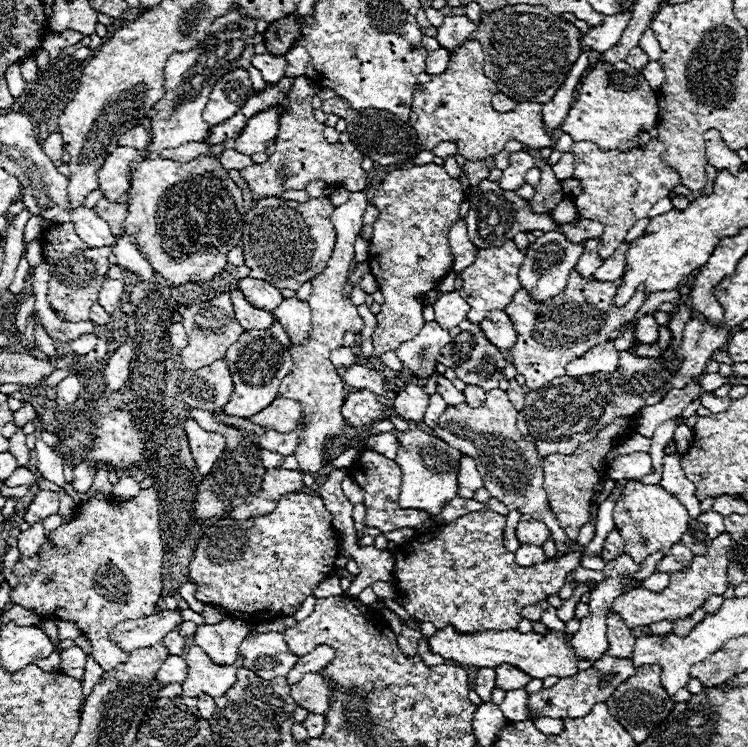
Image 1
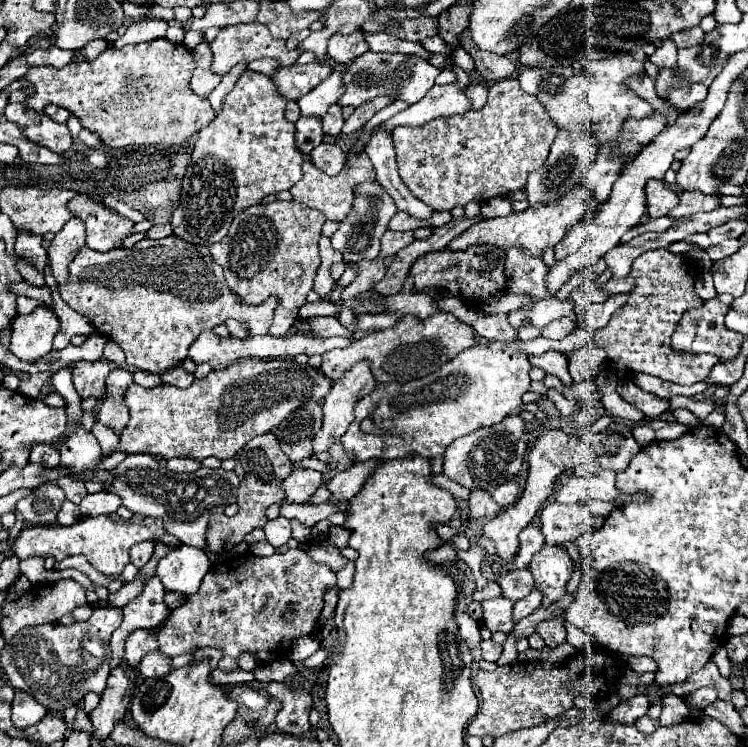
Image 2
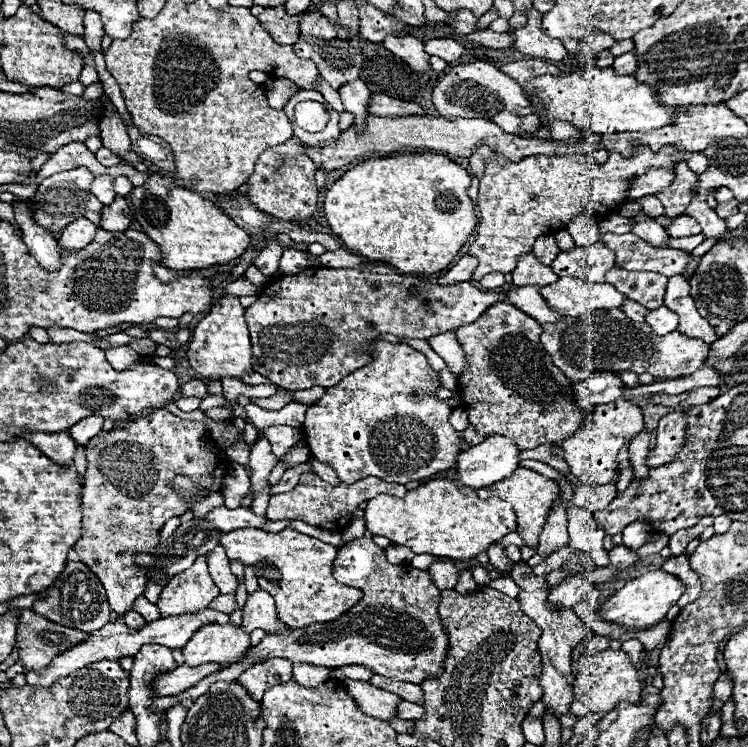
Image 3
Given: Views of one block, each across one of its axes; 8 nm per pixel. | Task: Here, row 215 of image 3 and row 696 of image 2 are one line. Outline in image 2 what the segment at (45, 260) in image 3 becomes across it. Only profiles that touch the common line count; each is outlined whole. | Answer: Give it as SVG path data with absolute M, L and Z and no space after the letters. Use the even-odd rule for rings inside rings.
M16 690L14 702L12 702L12 722L16 728L24 730L30 728L32 724L36 724L42 716L46 714L46 708L36 702L32 696L28 696L26 692Z

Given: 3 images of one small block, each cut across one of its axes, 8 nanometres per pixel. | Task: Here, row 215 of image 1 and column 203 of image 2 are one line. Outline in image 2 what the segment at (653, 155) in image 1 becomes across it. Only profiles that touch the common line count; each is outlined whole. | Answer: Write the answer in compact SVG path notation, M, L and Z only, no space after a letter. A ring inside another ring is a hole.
M302 548L288 550L284 554L272 554L268 558L260 558L254 554L242 554L230 560L224 560L204 576L198 592L188 594L186 602L174 608L158 630L160 652L166 656L180 656L188 652L196 652L198 648L212 646L222 652L222 660L218 668L224 672L238 670L238 658L242 652L248 652L256 658L256 662L270 662L282 656L294 640L304 636L314 636L318 630L318 618L324 608L324 594L328 588L336 586L336 574L322 564L316 564L308 558Z

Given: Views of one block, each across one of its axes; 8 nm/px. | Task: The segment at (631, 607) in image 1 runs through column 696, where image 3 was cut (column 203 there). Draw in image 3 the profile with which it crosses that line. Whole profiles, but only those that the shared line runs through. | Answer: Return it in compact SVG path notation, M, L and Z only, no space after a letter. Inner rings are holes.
M200 556L188 570L176 574L176 578L164 586L156 606L160 608L162 618L188 614L208 608L218 594L220 590L216 590L216 584L208 574L208 562Z

